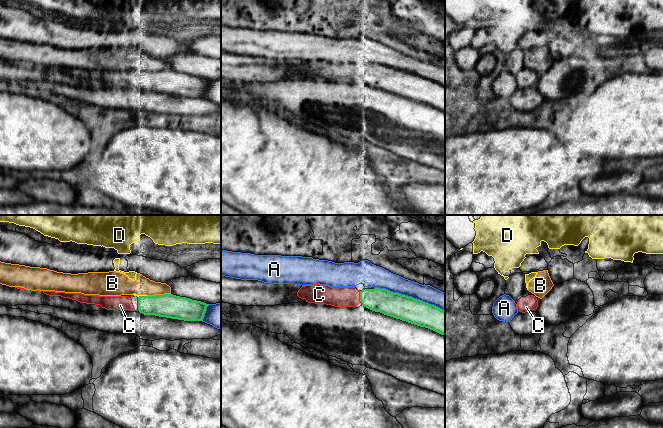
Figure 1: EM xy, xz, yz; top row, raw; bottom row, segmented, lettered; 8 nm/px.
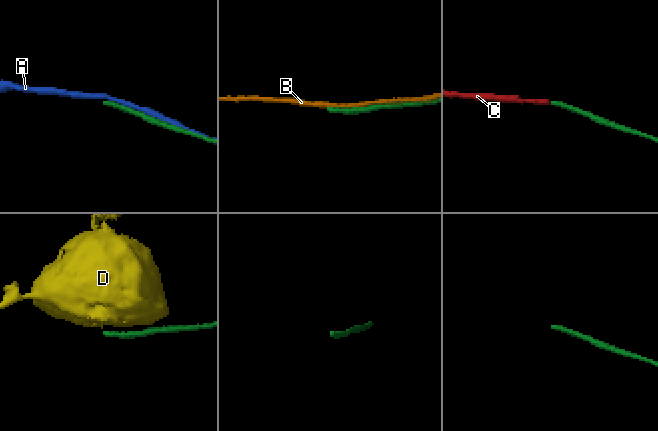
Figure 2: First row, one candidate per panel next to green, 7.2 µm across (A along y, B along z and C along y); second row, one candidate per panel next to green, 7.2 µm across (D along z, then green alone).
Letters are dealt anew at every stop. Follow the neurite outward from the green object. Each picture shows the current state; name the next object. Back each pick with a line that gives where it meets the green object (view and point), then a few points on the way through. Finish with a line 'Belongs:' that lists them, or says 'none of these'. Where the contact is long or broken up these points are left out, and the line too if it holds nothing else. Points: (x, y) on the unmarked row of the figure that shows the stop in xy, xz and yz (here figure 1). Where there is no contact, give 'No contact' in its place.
C: Touches green at xz (360, 72)
Belongs: C

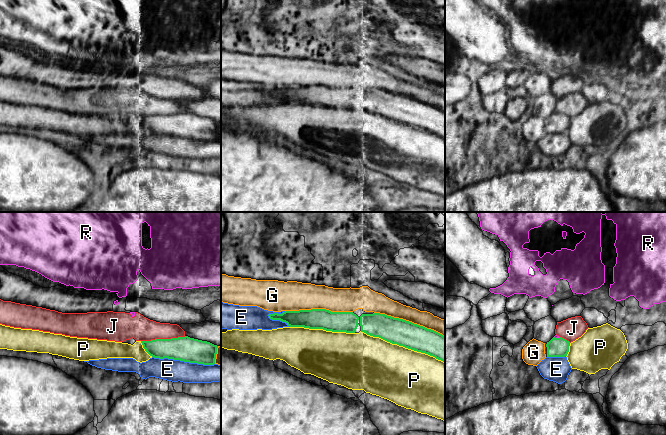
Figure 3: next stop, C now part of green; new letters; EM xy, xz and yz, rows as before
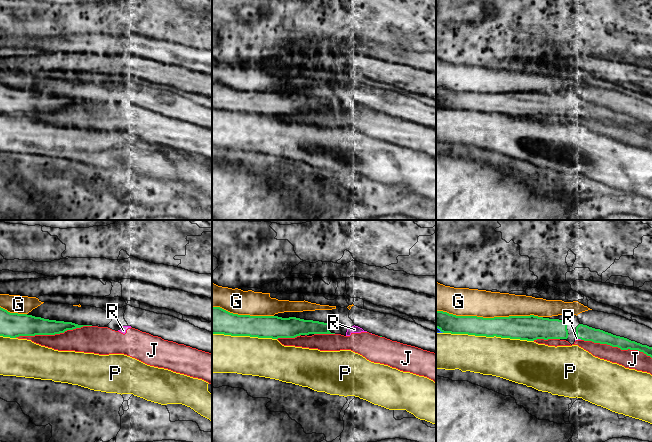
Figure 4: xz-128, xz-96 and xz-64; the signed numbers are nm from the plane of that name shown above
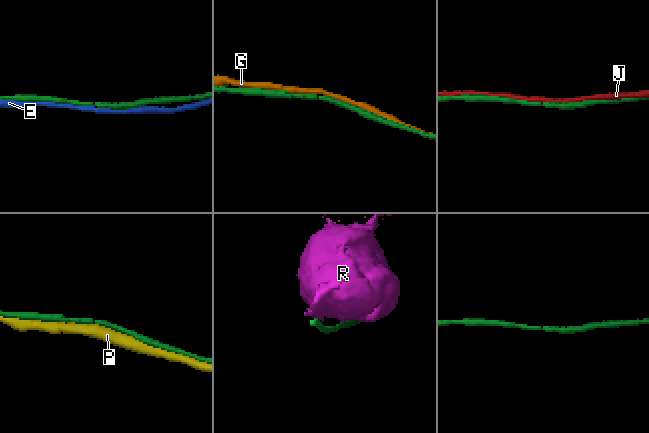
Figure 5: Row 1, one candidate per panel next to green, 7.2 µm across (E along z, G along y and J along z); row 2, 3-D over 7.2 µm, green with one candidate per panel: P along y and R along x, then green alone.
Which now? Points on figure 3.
Belongs: none of these

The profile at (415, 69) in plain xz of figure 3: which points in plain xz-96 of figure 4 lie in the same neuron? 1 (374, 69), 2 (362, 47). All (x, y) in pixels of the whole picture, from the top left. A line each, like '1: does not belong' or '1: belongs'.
1: belongs
2: does not belong

